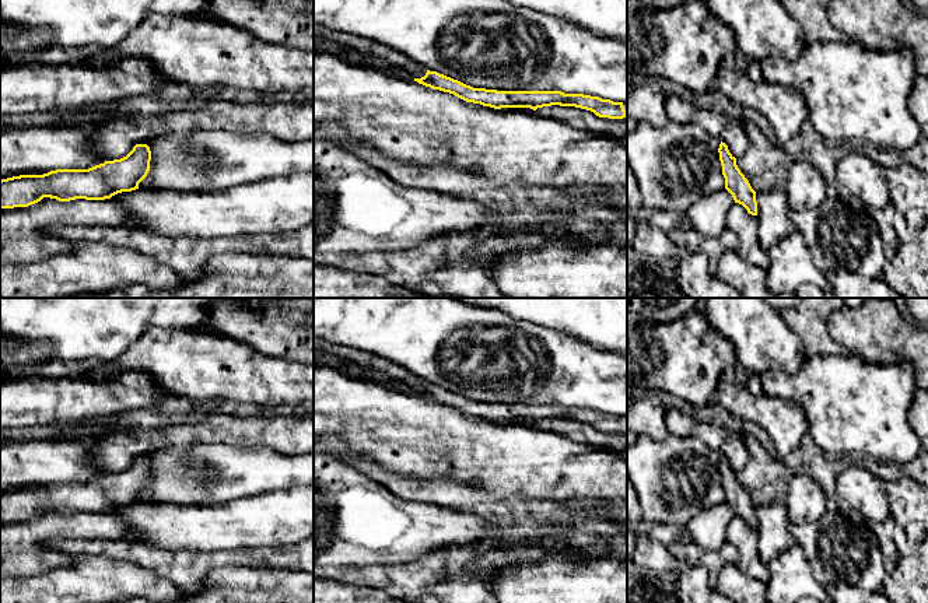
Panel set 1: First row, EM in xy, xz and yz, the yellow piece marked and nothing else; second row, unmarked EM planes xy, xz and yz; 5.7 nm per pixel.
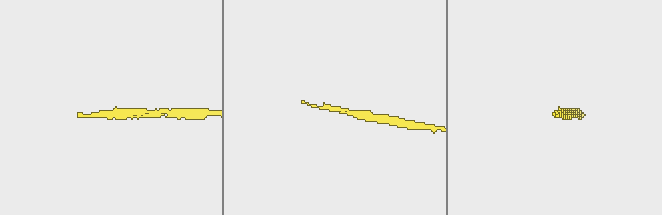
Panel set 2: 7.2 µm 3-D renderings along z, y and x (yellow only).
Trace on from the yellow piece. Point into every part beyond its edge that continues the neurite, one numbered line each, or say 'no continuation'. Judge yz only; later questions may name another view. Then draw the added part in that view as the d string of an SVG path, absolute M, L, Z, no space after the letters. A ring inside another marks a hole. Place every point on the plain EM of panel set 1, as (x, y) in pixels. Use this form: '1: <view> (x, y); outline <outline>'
1: yz (774, 537); outline M784 504L756 506L759 557L767 564L795 544L788 530L788 511Z

